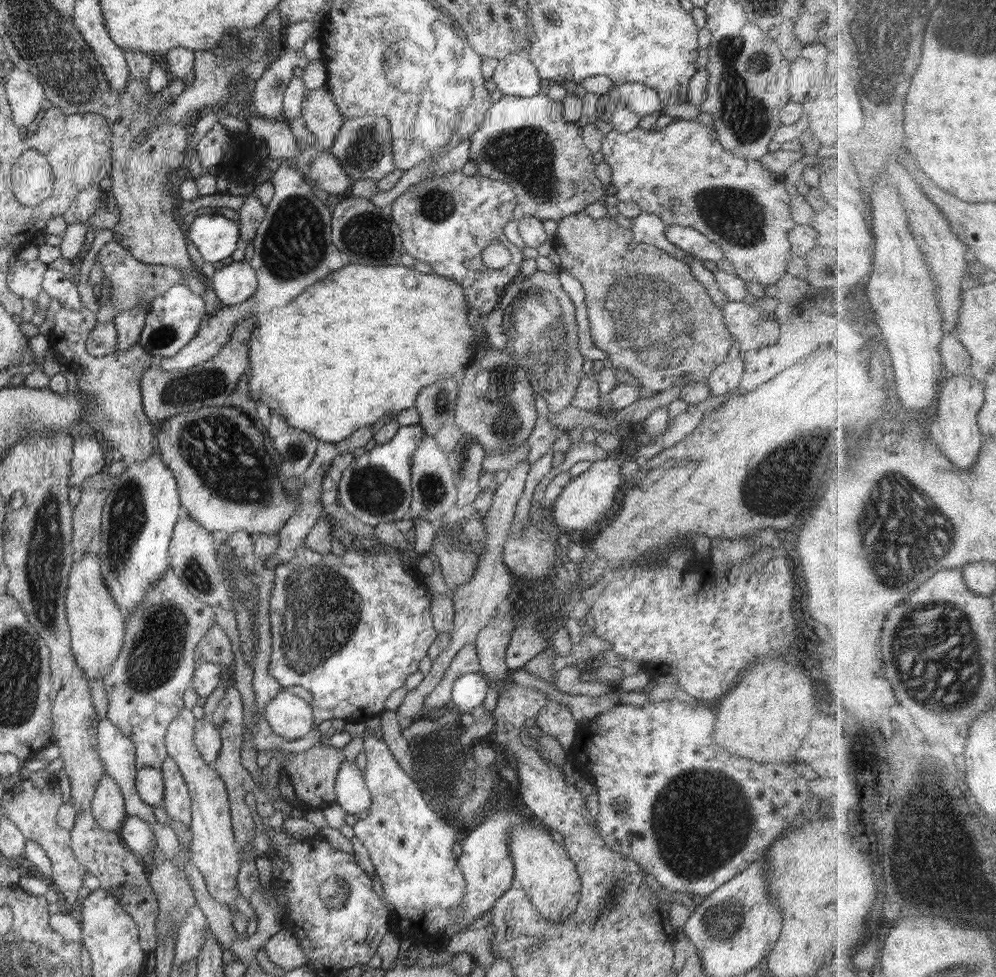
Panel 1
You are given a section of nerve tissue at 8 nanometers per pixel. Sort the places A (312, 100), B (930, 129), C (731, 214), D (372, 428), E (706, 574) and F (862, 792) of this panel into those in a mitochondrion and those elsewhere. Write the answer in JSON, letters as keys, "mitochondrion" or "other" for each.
{"A":"other","B":"other","C":"mitochondrion","D":"other","E":"other","F":"other"}

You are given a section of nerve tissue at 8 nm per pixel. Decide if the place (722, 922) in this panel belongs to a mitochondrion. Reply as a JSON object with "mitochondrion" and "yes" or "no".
{"mitochondrion":"yes"}

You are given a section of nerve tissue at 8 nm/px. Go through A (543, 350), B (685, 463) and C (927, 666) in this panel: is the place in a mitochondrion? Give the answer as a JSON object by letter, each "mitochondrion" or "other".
{"A":"mitochondrion","B":"mitochondrion","C":"mitochondrion"}

